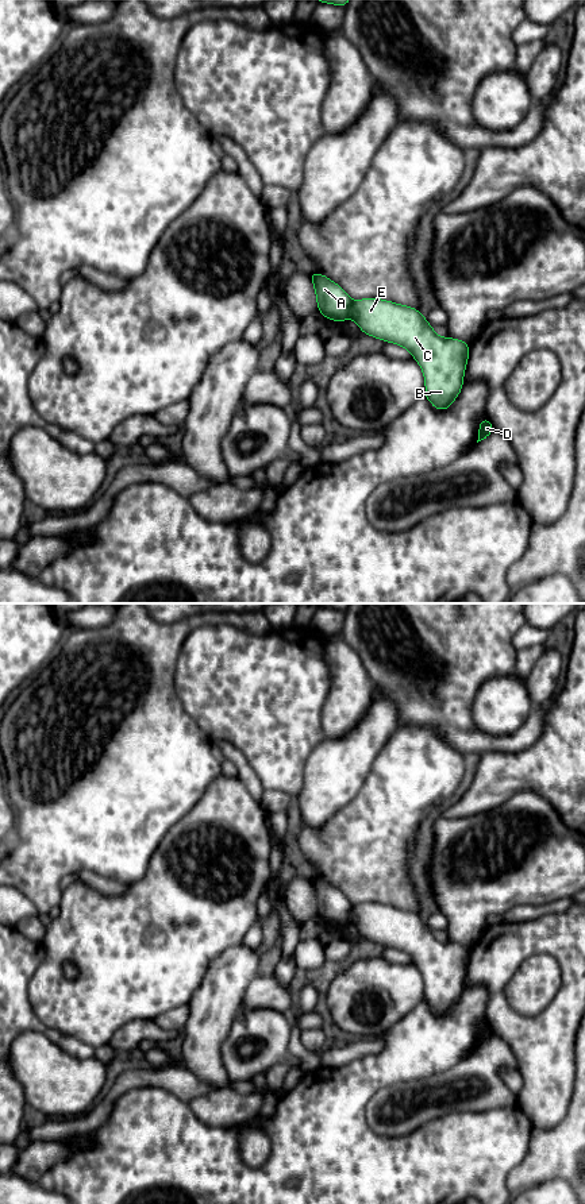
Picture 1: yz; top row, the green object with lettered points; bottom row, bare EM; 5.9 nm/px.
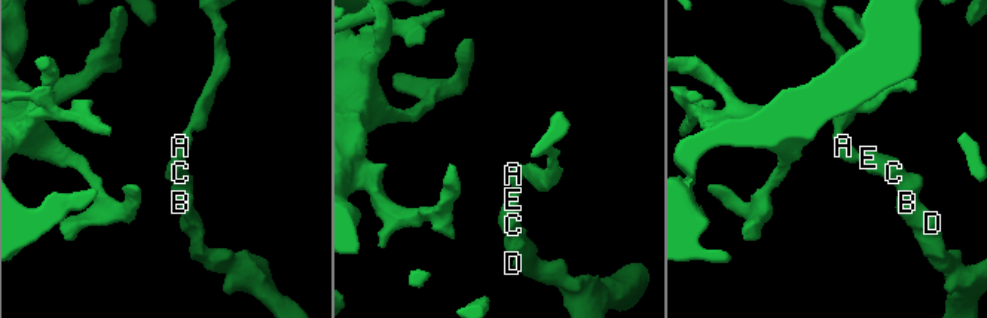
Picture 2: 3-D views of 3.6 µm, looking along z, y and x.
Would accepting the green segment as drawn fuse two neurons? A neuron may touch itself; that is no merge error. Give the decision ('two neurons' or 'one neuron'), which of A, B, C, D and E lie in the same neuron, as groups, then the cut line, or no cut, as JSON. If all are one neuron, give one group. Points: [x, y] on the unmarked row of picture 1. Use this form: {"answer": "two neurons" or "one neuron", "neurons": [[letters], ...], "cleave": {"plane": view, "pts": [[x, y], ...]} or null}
{"answer": "two neurons", "neurons": [["A"], ["B", "C", "D", "E"]], "cleave": {"plane": "yz", "pts": [[351, 907], [353, 921]]}}

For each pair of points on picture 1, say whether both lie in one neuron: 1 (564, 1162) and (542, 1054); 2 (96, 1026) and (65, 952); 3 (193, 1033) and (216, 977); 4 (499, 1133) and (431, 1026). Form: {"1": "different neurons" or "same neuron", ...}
{"1": "different neurons", "2": "same neuron", "3": "same neuron", "4": "same neuron"}

